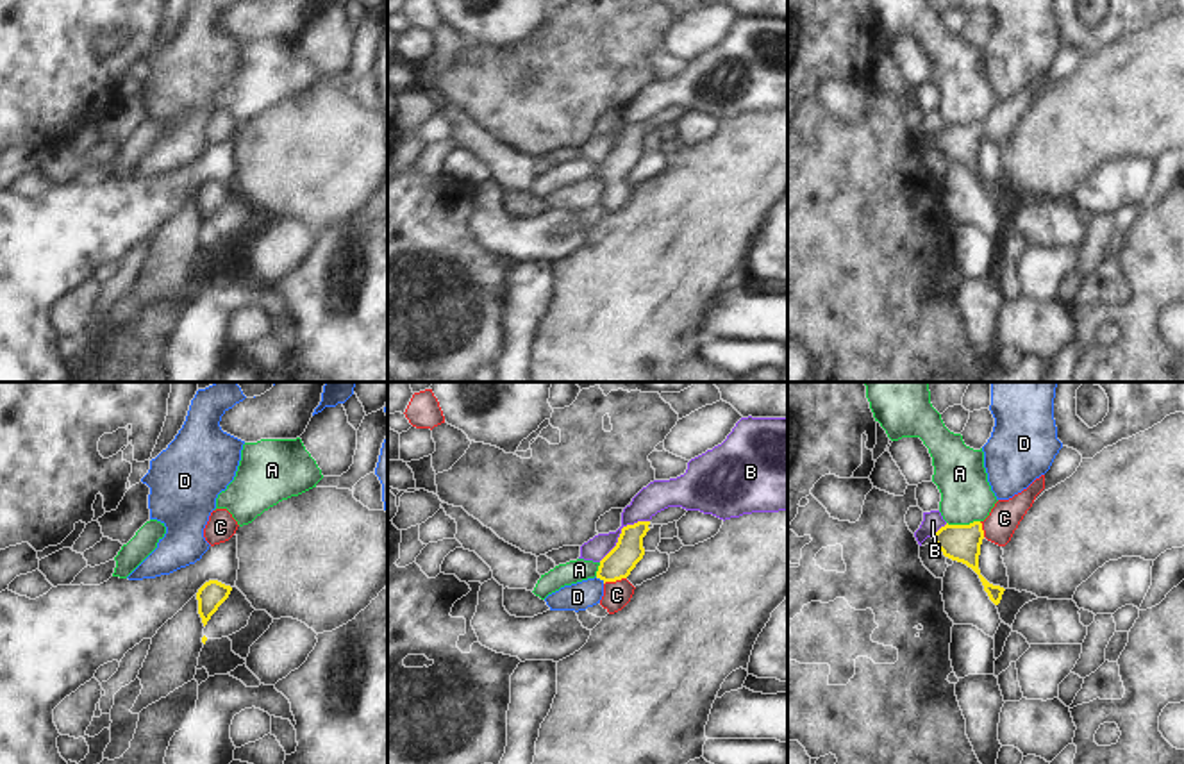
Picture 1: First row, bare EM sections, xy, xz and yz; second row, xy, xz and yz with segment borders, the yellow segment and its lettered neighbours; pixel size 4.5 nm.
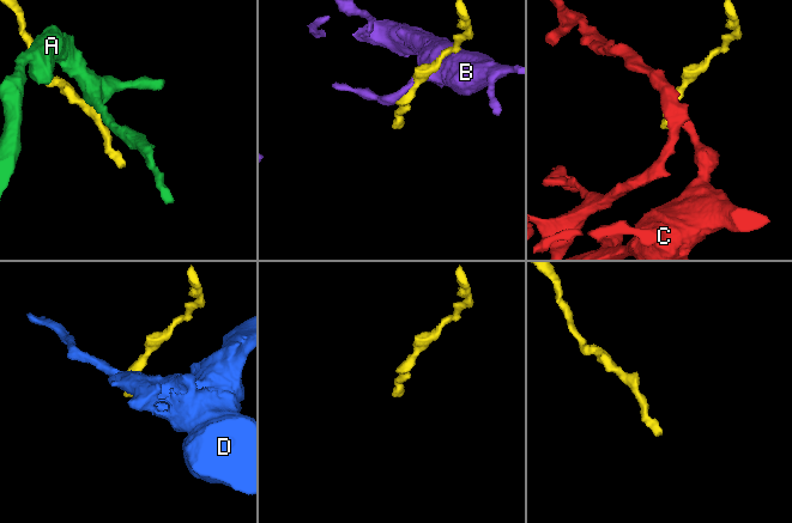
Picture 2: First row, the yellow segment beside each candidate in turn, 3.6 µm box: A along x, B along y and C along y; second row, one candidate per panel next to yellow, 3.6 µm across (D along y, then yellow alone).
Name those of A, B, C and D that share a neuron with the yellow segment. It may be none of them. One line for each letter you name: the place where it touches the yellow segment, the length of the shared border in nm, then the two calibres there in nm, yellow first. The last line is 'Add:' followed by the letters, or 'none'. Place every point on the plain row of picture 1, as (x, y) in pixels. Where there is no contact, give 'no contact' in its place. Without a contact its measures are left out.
C: xz (615, 181) | 110 nm | 140/120 nm
Add: C

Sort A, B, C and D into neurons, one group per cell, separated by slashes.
A / B / C / D

